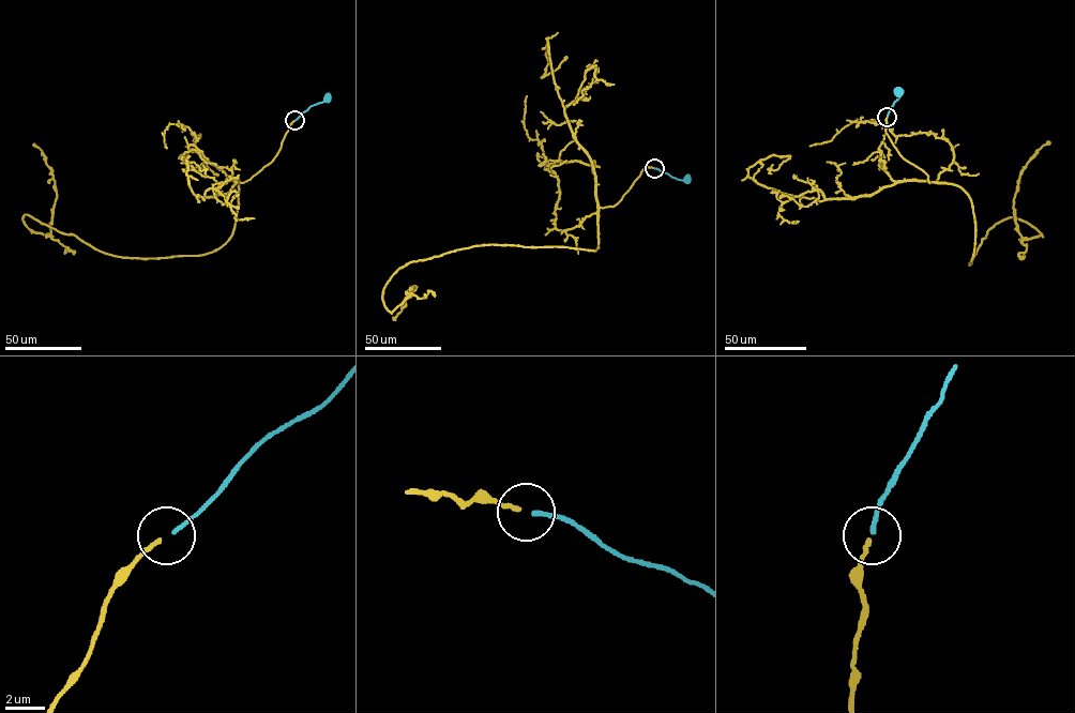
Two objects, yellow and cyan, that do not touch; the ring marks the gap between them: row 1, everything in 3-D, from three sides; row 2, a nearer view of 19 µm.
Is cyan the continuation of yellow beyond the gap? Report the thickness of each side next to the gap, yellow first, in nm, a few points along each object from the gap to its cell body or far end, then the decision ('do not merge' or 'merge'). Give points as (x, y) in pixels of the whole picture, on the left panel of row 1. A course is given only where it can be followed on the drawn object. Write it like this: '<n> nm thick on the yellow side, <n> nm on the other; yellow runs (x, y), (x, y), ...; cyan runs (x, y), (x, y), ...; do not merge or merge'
240 nm thick on the yellow side, 240 nm on the other; yellow runs (293, 121), (199, 255), (29, 229), (50, 233), (57, 197), (33, 145); cyan runs (294, 120), (311, 106), (328, 99); merge

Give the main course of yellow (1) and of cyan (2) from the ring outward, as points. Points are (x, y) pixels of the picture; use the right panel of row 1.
1: (887, 117), (898, 153), (970, 199), (970, 264), (1004, 220), (1041, 233), (1023, 238), (1013, 200), (1049, 142)
2: (887, 116), (899, 96), (898, 93)

